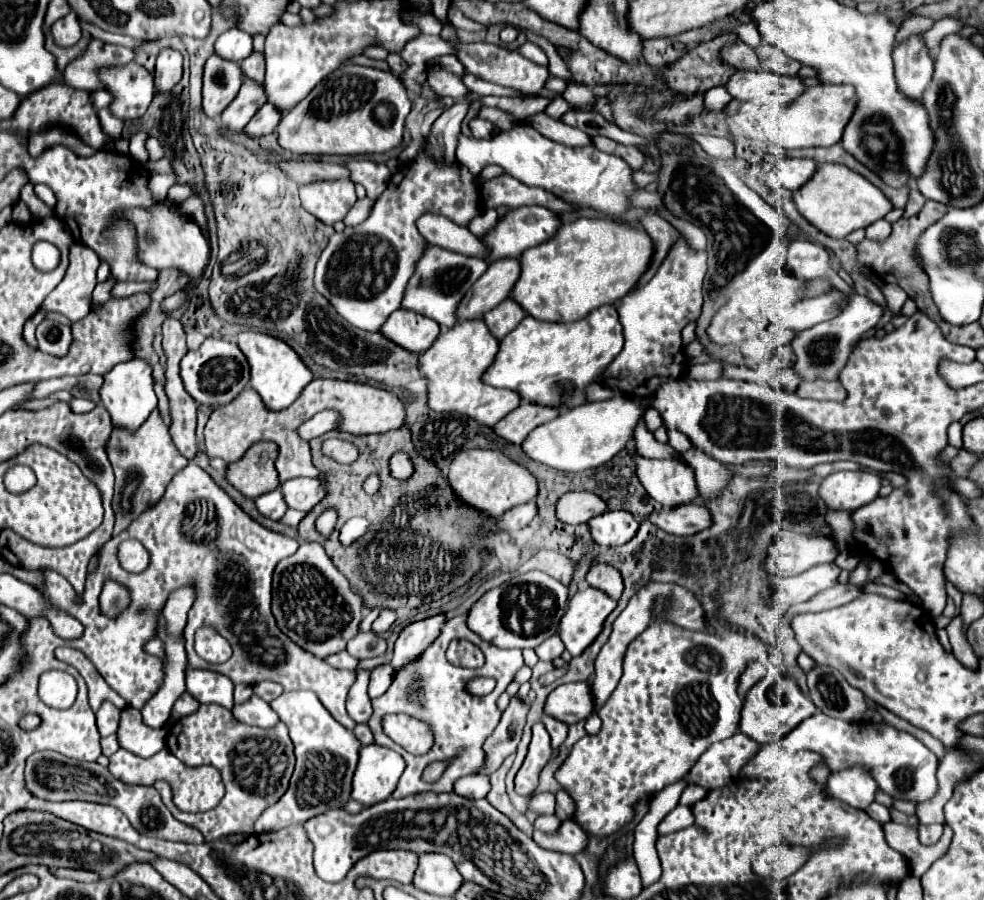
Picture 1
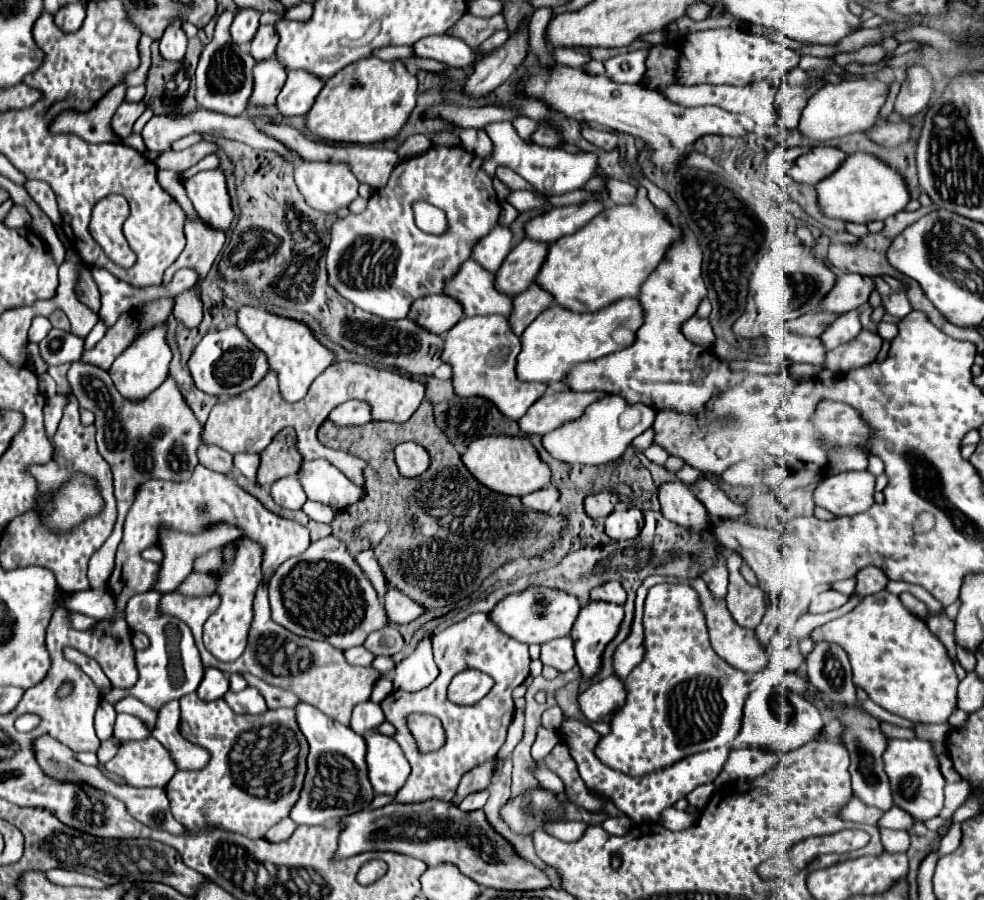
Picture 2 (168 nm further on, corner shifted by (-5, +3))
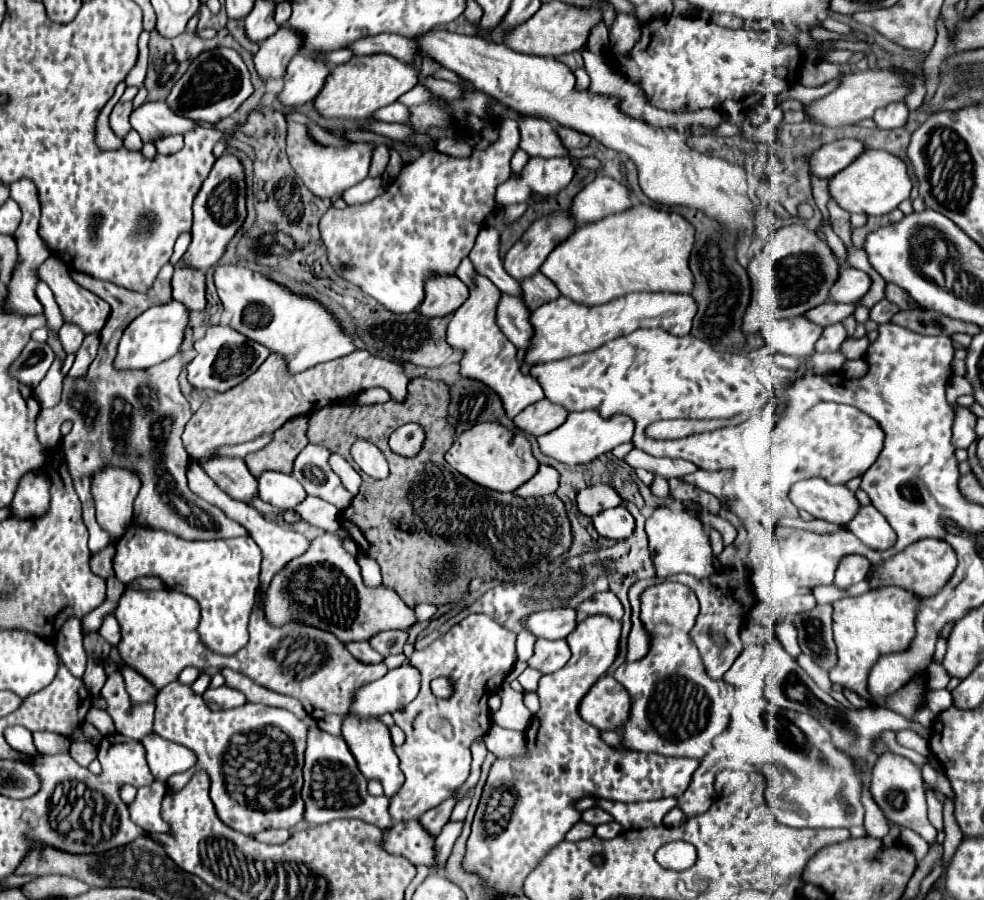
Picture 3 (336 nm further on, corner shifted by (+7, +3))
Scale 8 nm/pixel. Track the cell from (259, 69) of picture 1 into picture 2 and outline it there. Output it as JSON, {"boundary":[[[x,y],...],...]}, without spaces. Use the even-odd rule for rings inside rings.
{"boundary":[[[260,25],[254,41],[250,43],[250,53],[256,61],[264,61],[274,57],[278,45],[278,35],[274,31],[274,25]]]}

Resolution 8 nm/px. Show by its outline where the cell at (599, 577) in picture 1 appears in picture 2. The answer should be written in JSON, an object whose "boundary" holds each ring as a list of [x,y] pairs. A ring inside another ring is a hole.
{"boundary":[[[608,581],[606,585],[600,585],[600,587],[592,589],[590,599],[592,599],[592,601],[610,601],[610,603],[624,605],[624,601],[626,601],[626,591],[622,589],[622,585],[620,585],[618,581]]]}

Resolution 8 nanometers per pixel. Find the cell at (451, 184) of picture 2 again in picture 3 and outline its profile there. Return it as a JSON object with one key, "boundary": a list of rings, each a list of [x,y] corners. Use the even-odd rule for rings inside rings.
{"boundary":[[[514,119],[500,123],[500,137],[488,151],[474,151],[466,159],[454,159],[438,151],[428,151],[416,161],[404,165],[396,181],[392,181],[384,195],[364,205],[348,205],[346,209],[330,209],[320,221],[322,241],[328,247],[328,259],[334,271],[356,283],[366,295],[374,297],[392,313],[410,313],[418,309],[424,299],[424,279],[430,275],[454,273],[460,261],[472,251],[474,239],[484,225],[484,217],[496,209],[496,187],[510,179],[510,157],[518,149],[520,133]]]}

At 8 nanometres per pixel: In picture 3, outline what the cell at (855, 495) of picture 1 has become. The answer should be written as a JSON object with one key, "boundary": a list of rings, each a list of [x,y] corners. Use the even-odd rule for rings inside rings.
{"boundary":[[[818,477],[794,483],[790,487],[790,499],[812,517],[836,525],[846,525],[860,509],[856,495],[846,485],[830,485]]]}

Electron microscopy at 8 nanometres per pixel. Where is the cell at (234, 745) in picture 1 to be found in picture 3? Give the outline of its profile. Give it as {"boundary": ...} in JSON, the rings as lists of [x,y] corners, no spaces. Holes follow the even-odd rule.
{"boundary":[[[178,681],[166,685],[166,689],[158,691],[156,697],[156,719],[154,733],[166,741],[178,743],[196,755],[194,769],[186,773],[174,773],[168,779],[168,791],[180,791],[196,771],[208,771],[212,781],[212,803],[222,823],[244,833],[256,835],[264,829],[292,829],[304,819],[304,801],[302,801],[302,765],[304,765],[304,749],[306,735],[310,727],[316,727],[318,721],[314,717],[298,719],[286,709],[266,707],[258,703],[246,703],[238,709],[228,711],[210,711],[200,695],[196,695],[188,685]]]}

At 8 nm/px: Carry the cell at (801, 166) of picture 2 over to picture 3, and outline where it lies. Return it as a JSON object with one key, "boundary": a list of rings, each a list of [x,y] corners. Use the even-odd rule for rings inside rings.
{"boundary":[[[838,139],[826,143],[810,155],[810,173],[822,179],[830,179],[838,171],[848,167],[864,149],[866,147],[860,139]]]}

